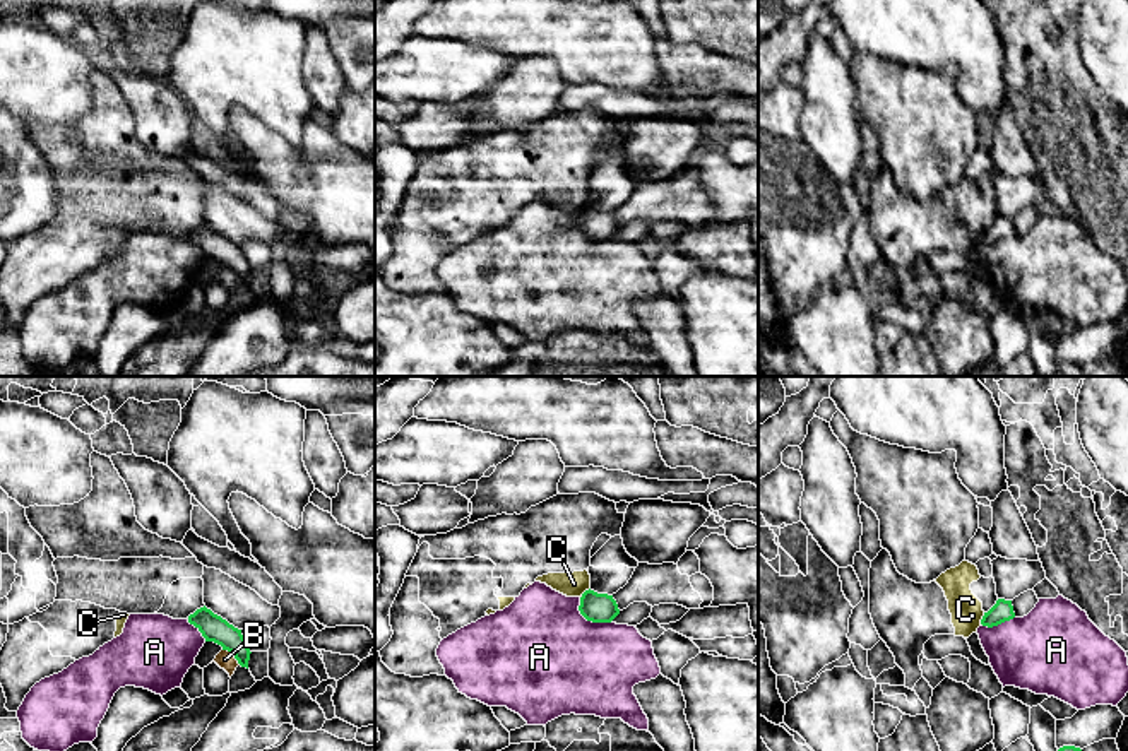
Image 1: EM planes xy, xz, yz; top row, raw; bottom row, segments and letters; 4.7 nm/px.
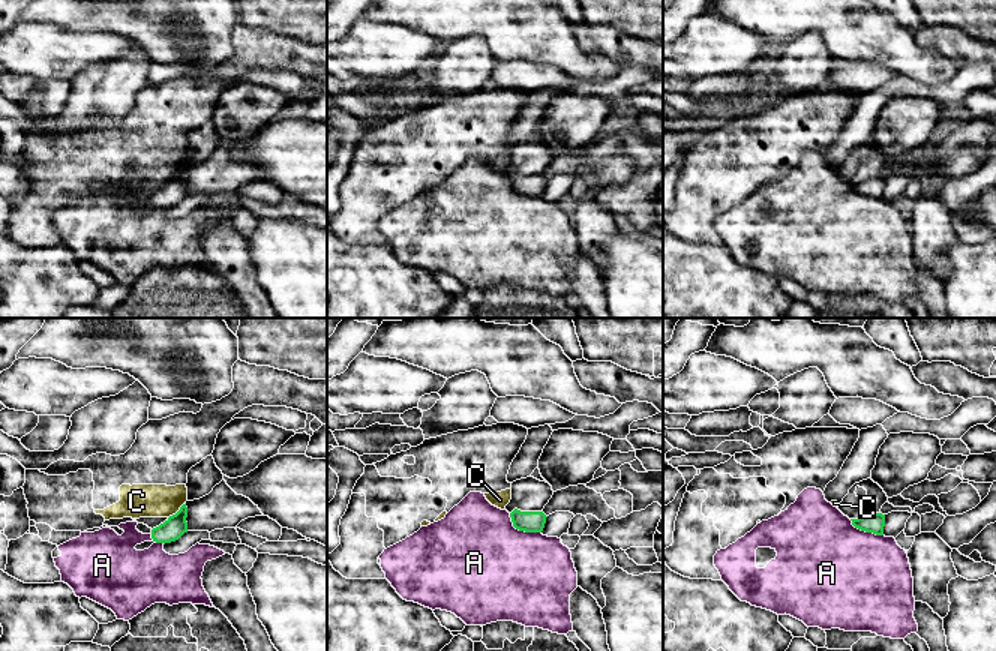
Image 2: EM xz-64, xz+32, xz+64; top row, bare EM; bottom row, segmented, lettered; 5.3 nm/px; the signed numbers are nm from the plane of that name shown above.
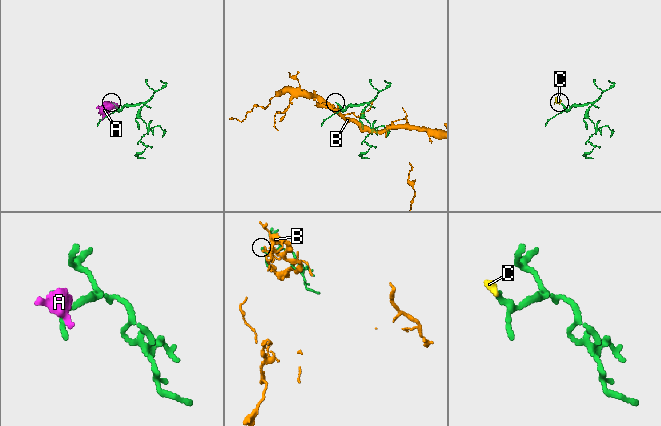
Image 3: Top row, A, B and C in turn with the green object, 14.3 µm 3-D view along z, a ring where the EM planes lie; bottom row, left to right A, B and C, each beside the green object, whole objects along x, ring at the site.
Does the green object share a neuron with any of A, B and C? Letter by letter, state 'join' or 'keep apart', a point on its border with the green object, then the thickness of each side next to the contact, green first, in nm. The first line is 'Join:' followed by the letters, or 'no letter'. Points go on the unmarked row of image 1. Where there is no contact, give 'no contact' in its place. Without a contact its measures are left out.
Join: no letter
A: keep apart; meets green in xz at (587, 236); 140 nm thick on the green side, 500 nm on the other
B: keep apart; meets green in xy at (233, 271); 120 nm thick on the green side, 90 nm on the other
C: keep apart; meets green in xz at (584, 209); 140 nm thick on the green side, 110 nm on the other

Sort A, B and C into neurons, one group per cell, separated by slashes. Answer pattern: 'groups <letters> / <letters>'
groups A / B / C

